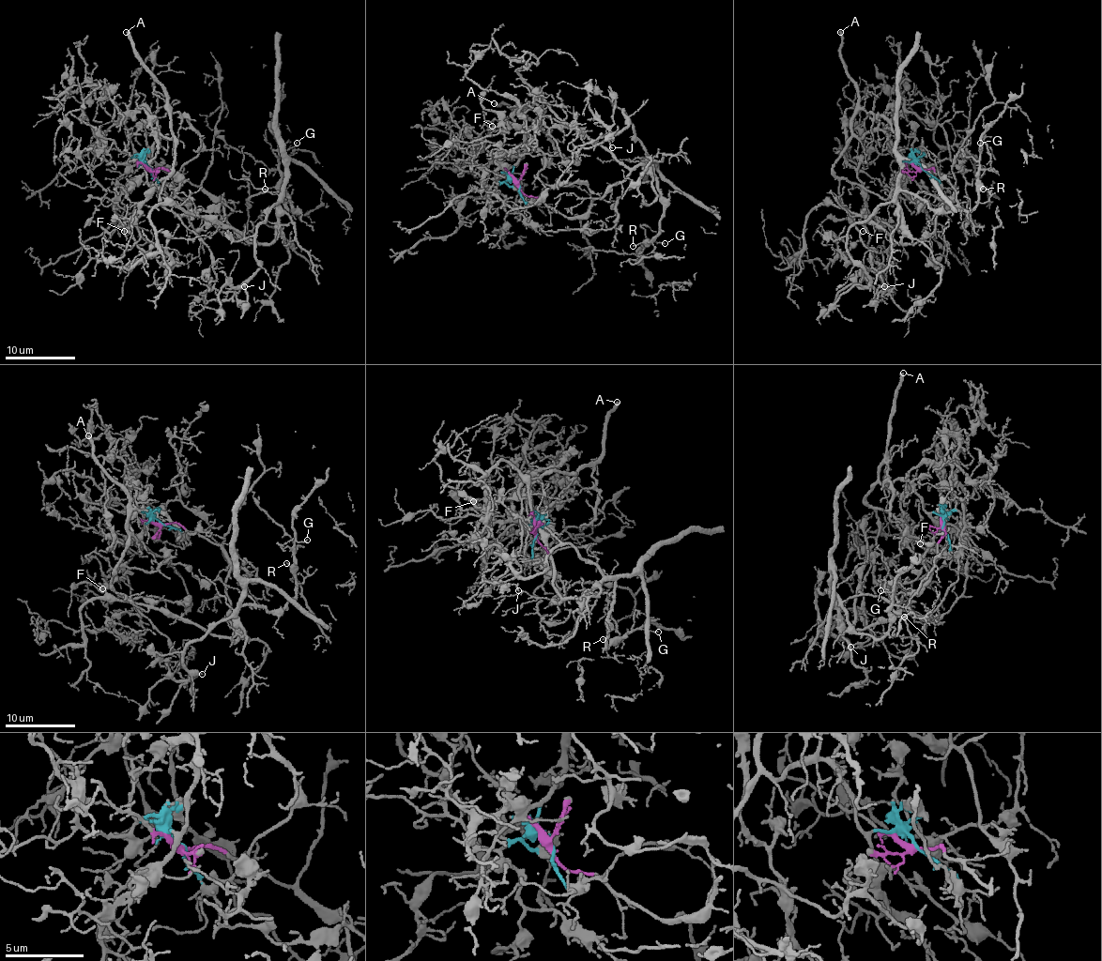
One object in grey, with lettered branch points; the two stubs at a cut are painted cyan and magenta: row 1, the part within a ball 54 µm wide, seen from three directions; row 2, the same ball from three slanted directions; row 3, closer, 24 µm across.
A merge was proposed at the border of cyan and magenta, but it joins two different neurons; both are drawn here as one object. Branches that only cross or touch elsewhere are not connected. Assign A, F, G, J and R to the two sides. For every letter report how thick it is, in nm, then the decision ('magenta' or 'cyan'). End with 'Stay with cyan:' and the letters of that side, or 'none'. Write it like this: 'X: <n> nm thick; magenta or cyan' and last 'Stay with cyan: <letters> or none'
A: 360 nm thick; cyan
F: 120 nm thick; cyan
G: 110 nm thick; magenta
J: 130 nm thick; cyan
R: 90 nm thick; magenta
Stay with cyan: A, F, J

